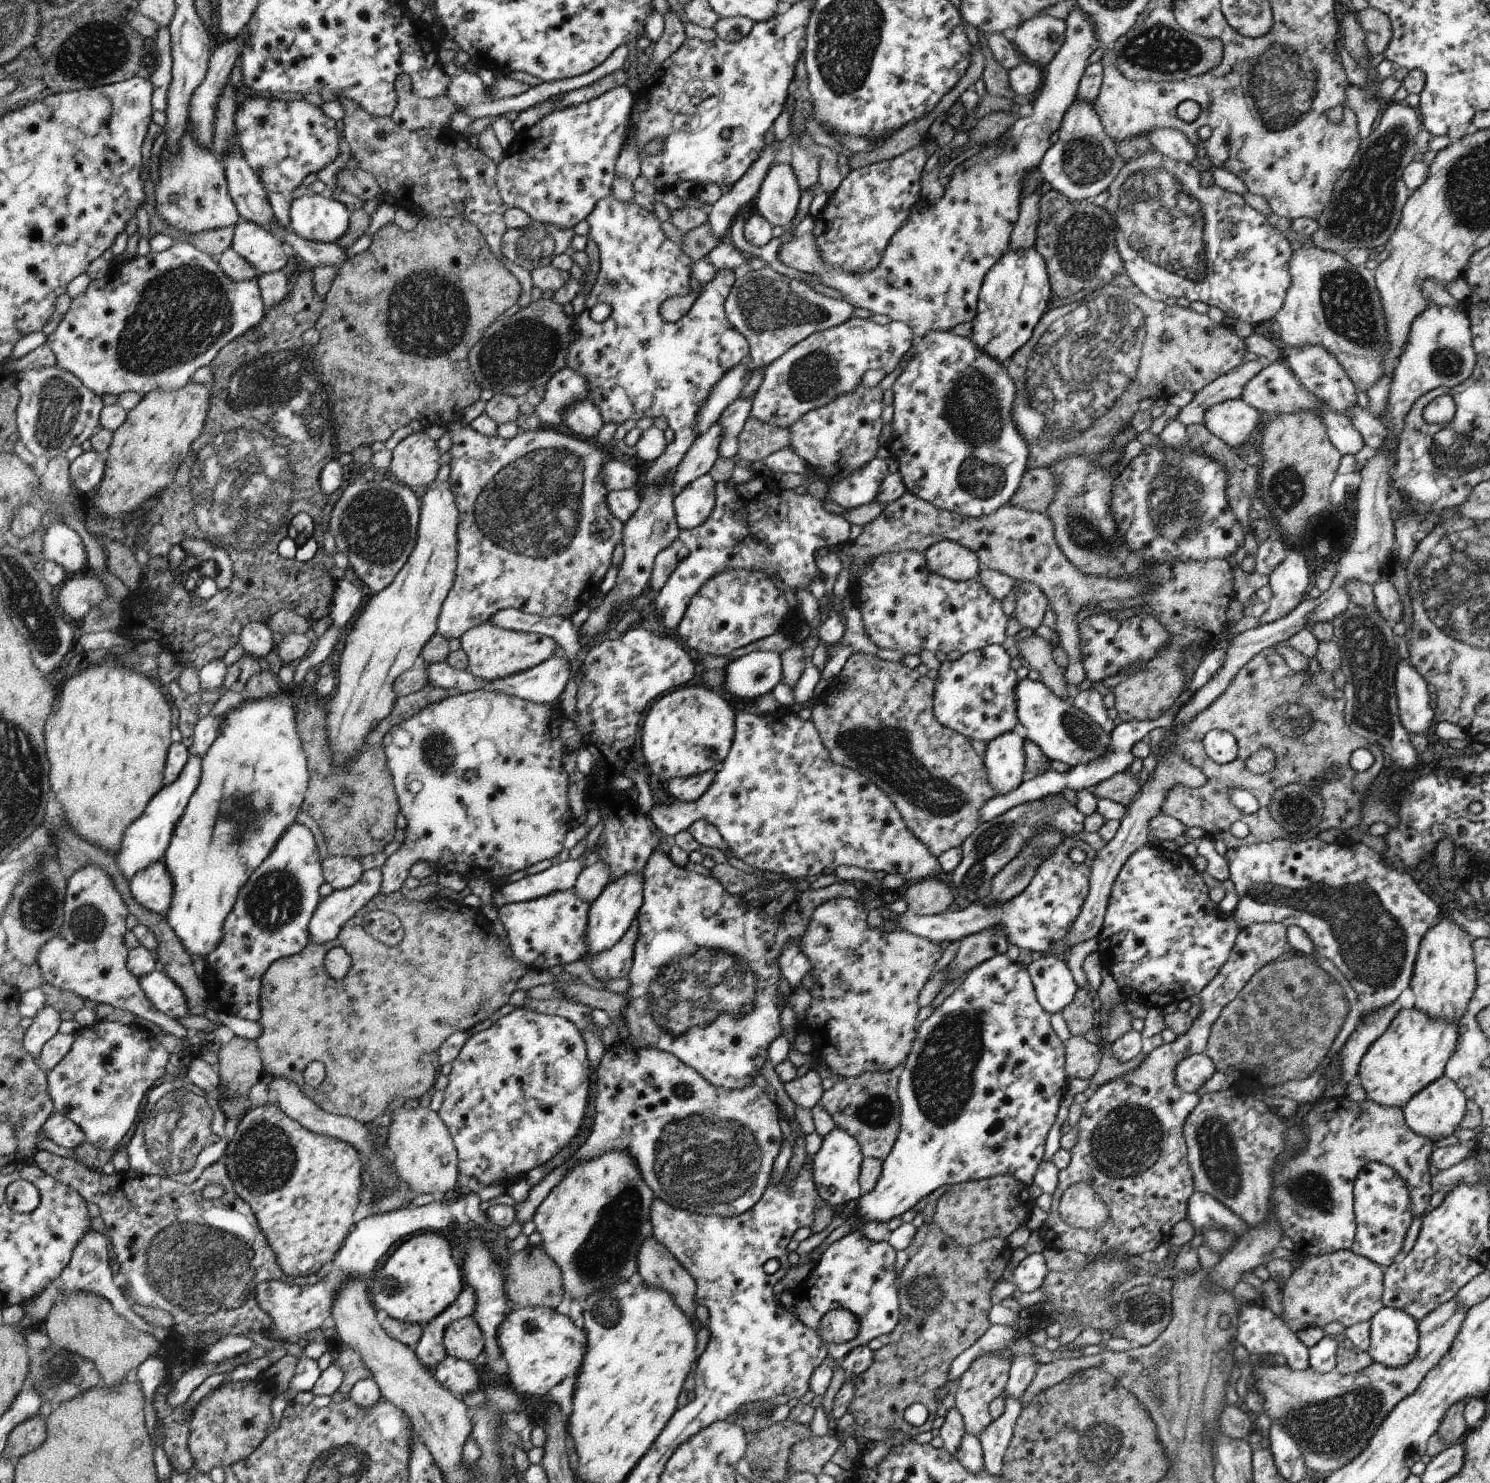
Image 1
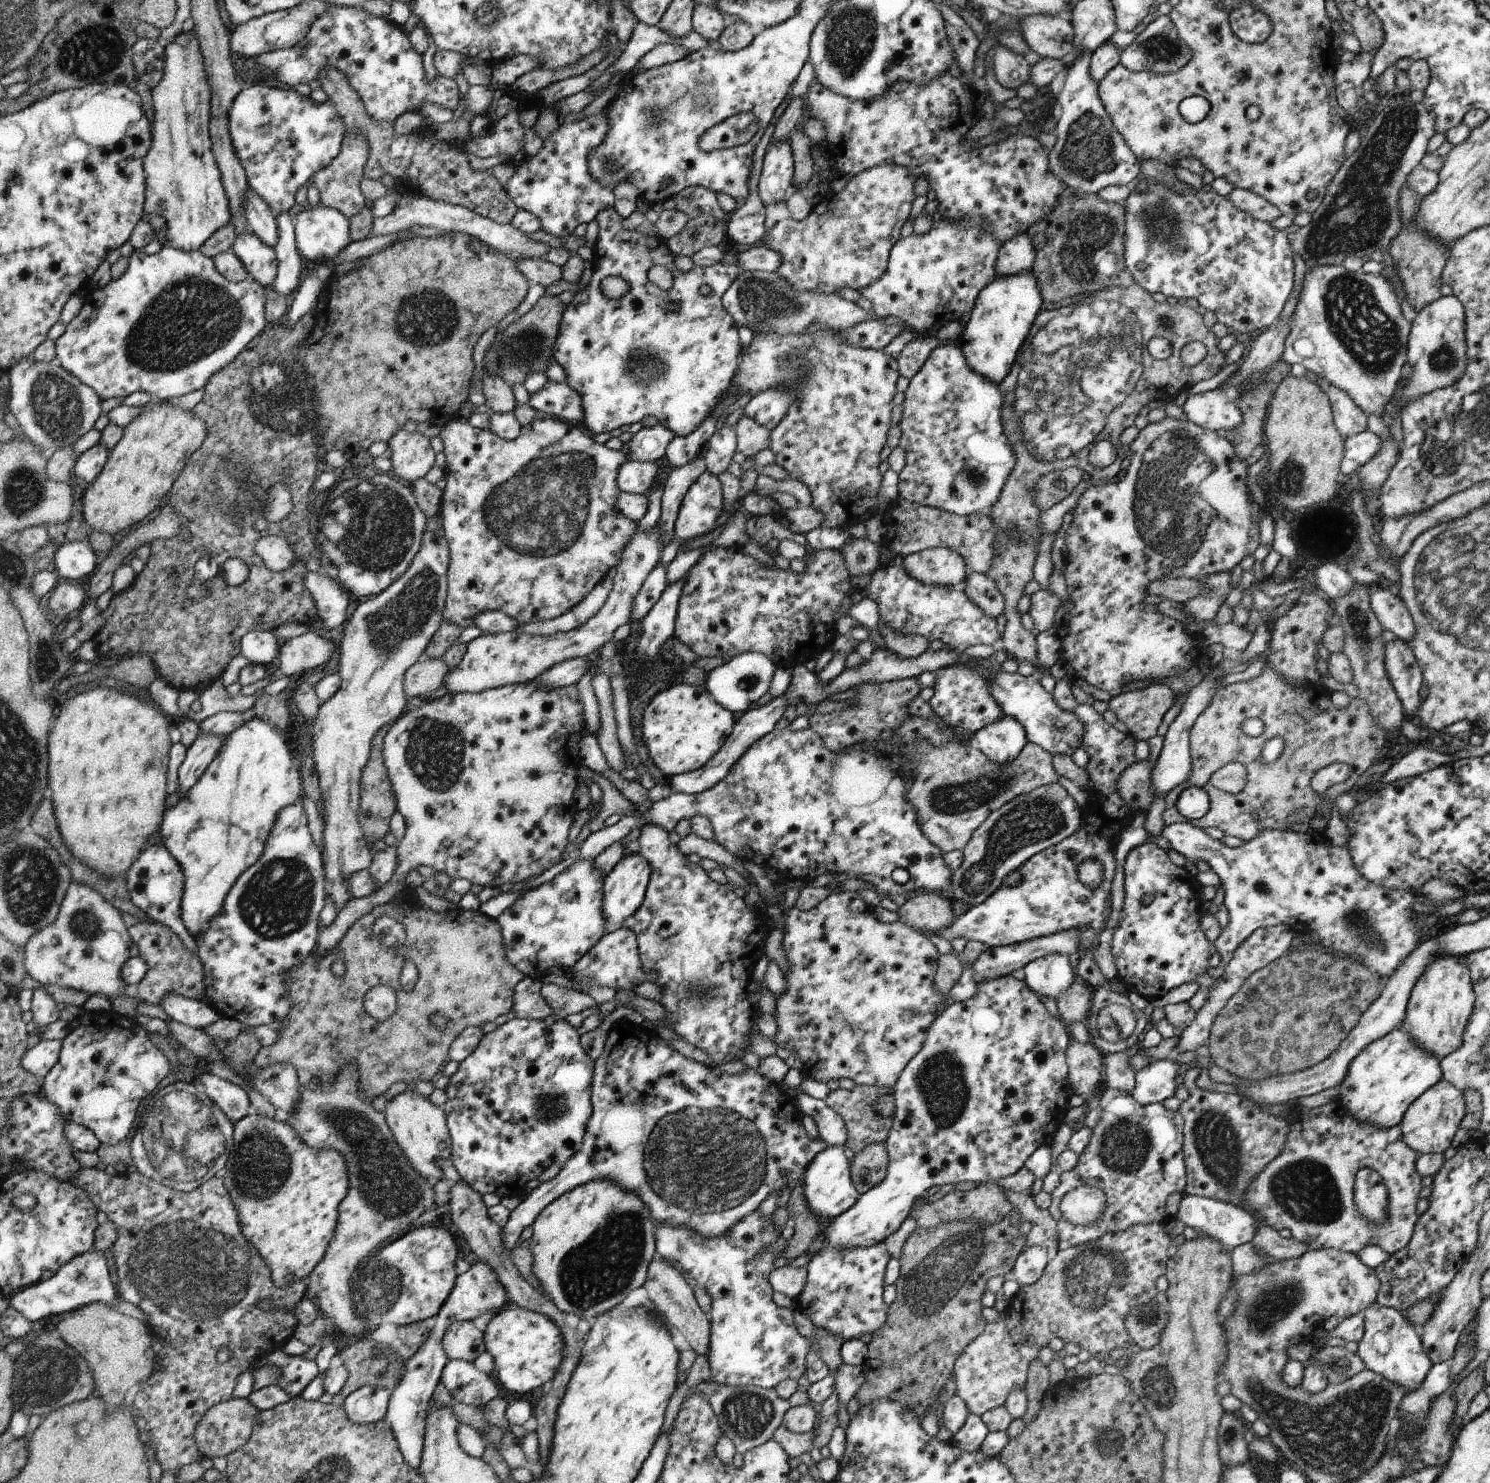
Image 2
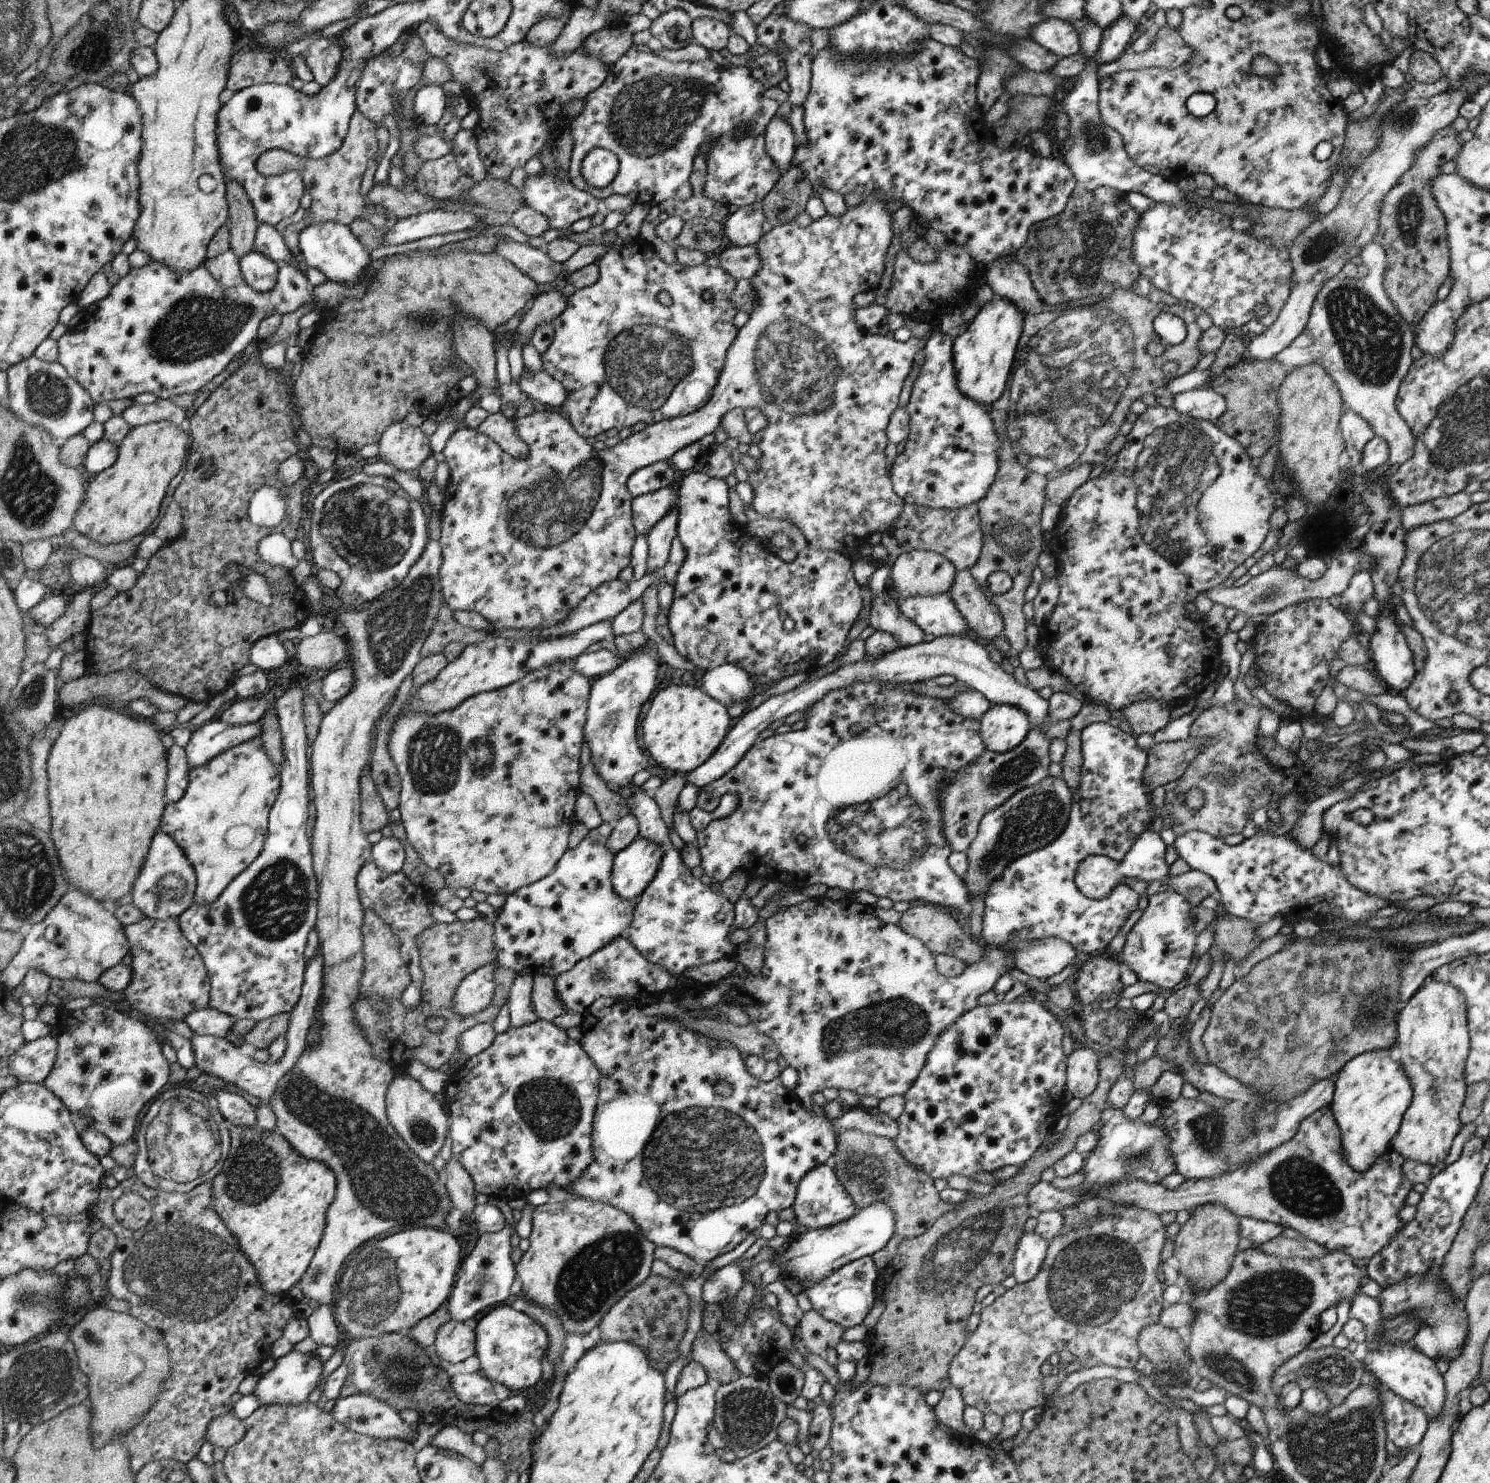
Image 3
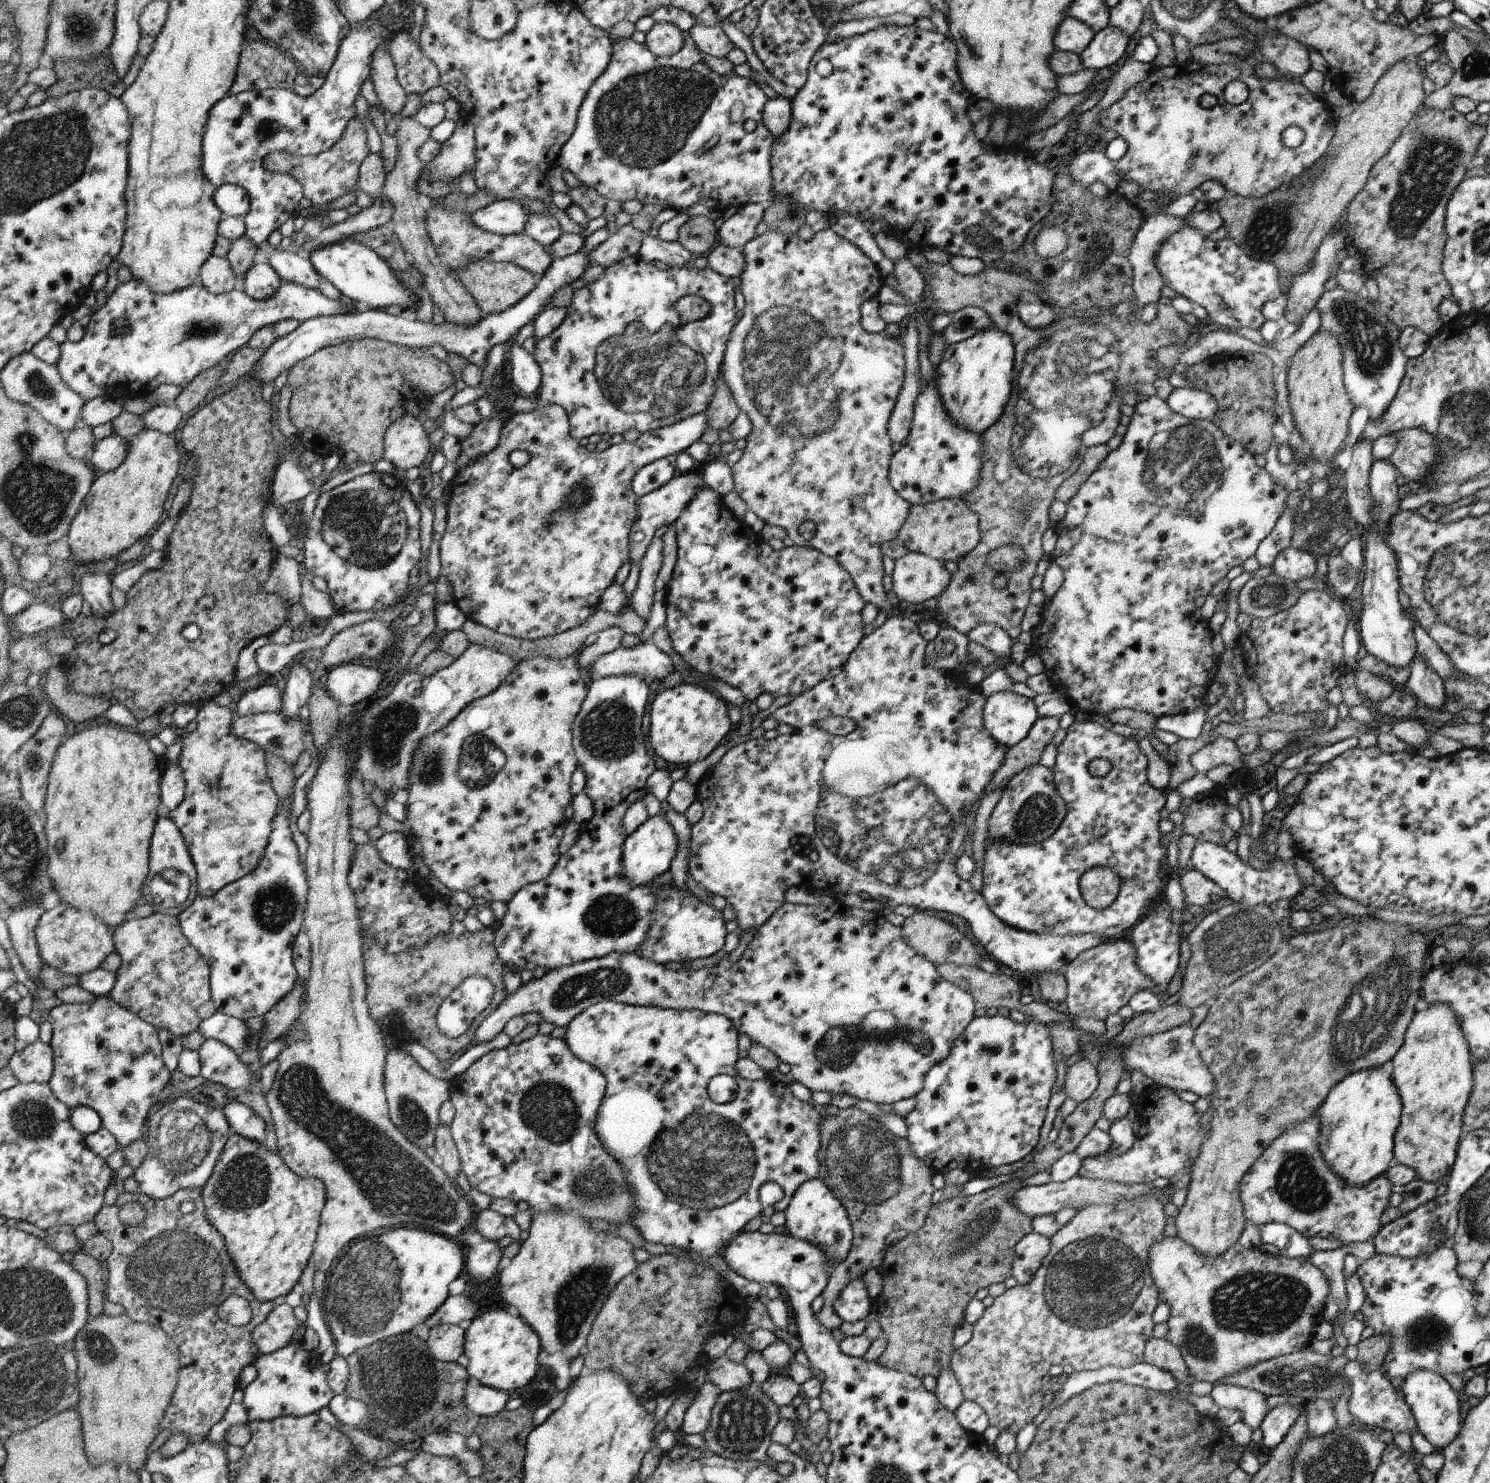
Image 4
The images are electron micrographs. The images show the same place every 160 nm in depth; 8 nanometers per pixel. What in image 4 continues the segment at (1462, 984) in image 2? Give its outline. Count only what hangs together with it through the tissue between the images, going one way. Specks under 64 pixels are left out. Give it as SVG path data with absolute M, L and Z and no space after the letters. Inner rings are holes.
M1436 1003L1430 1005L1426 1011L1416 1011L1392 1064L1391 1076L1402 1101L1402 1114L1393 1140L1395 1143L1391 1166L1396 1163L1409 1166L1416 1173L1416 1177L1424 1182L1438 1182L1450 1172L1455 1163L1458 1140L1462 1134L1462 1118L1473 1084L1471 1050L1453 1008L1447 1004Z

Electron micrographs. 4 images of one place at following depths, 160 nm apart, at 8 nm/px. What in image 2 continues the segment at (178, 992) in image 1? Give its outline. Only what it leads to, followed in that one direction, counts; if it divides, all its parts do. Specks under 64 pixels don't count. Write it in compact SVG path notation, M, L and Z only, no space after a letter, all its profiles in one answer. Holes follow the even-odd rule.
M167 995L160 1004L176 1022L204 1030L214 1024L220 1015L204 1000L194 1000L182 995Z

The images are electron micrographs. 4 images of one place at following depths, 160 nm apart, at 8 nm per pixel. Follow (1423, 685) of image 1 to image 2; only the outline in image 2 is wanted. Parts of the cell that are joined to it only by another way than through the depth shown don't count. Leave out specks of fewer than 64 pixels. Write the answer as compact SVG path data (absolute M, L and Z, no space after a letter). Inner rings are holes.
M1400 639L1385 643L1385 669L1408 716L1415 716L1420 704L1423 672L1413 650Z

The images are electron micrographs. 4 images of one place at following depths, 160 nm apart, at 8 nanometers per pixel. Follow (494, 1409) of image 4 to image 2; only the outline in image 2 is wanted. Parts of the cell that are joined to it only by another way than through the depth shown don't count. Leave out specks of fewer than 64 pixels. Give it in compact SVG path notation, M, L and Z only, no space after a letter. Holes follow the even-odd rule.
M462 1359L449 1360L446 1366L442 1369L440 1381L449 1391L455 1401L464 1402L464 1404L471 1404L483 1408L500 1394L500 1385L498 1382L490 1378L488 1373L484 1373L472 1361L463 1361Z

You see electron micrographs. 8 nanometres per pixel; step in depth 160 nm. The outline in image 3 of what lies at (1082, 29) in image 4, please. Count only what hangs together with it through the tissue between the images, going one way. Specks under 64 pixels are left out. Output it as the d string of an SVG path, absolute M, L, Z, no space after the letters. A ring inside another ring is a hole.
M1049 17L1040 26L1036 25L1030 38L1060 58L1072 56L1081 50L1079 34L1074 25L1057 17Z

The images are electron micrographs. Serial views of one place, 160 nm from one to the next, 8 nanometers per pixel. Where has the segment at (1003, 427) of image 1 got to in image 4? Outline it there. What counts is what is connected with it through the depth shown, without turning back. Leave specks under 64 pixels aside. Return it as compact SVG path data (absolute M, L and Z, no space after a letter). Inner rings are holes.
M932 336L929 344L929 360L933 365L933 378L925 390L921 390L915 402L913 425L905 446L894 453L890 482L894 490L912 506L950 497L963 498L963 494L977 487L984 451L981 436L959 427L948 416L937 391L937 364L941 361L946 342Z

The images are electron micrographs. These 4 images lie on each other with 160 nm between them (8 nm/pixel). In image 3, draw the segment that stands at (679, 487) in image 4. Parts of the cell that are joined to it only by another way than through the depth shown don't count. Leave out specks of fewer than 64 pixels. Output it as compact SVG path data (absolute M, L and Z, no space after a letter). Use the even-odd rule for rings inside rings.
M676 484L634 498L633 525L638 535L646 535L664 515L677 508L679 494Z

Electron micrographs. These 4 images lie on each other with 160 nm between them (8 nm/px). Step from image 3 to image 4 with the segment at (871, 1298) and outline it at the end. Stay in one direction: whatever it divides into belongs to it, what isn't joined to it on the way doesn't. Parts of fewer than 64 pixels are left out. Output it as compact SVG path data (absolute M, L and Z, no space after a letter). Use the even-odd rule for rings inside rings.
M862 1276L849 1282L834 1303L835 1313L843 1320L856 1322L870 1314L870 1298Z

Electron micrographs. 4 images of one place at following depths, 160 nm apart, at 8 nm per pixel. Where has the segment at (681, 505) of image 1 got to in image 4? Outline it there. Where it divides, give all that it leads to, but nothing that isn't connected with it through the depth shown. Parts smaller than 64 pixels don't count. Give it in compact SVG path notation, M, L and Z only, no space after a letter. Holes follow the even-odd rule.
M708 486L699 491L674 523L677 538L677 561L668 587L661 597L666 607L665 626L672 639L673 649L680 654L694 672L698 672L700 675L710 675L714 679L731 684L734 688L739 688L748 703L756 701L756 698L764 692L768 692L774 699L780 698L780 696L798 697L818 686L832 670L842 668L844 662L849 660L864 640L864 632L862 632L864 600L862 600L862 595L857 589L852 575L837 559L825 555L811 546L793 545L780 550L773 549L764 541L760 533L753 531L744 520L739 519L728 507L724 506L722 497Z

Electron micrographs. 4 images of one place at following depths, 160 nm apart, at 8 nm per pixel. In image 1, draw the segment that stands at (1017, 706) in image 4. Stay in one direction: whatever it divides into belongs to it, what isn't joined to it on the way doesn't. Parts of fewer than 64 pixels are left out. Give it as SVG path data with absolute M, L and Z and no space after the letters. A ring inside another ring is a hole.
M1012 729L986 744L983 759L989 774L989 783L998 795L1014 791L1024 781L1024 739Z

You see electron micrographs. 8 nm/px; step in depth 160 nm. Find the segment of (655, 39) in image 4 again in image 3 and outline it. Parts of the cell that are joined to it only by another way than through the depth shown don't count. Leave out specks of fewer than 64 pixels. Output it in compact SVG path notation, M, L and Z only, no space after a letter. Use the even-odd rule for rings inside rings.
M672 9L653 20L649 31L664 49L678 50L694 42L692 22L686 11Z

